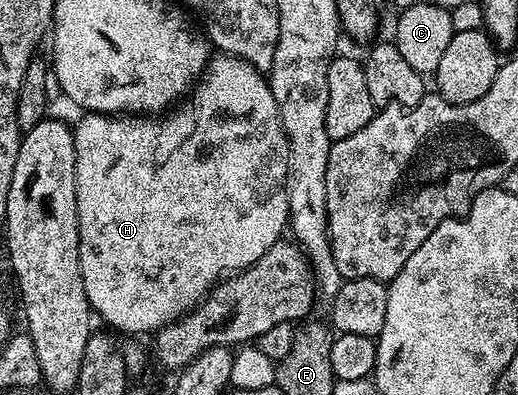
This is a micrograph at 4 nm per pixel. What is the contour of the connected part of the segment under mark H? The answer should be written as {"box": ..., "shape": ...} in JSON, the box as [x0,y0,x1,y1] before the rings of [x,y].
{"box":[73,54,290,334],"shape":[[[214,54],[210,57],[205,72],[198,77],[197,84],[192,91],[175,107],[165,114],[158,114],[151,118],[146,114],[103,114],[101,112],[91,112],[83,115],[83,120],[73,125],[74,149],[76,150],[76,206],[78,207],[78,257],[80,258],[80,274],[84,278],[84,294],[88,294],[88,302],[91,309],[102,320],[107,320],[111,324],[111,329],[119,328],[122,332],[147,332],[153,334],[165,324],[170,324],[173,320],[178,320],[185,312],[195,308],[202,300],[202,297],[219,283],[227,274],[241,272],[243,268],[251,268],[268,249],[283,239],[288,228],[290,219],[290,207],[286,197],[286,175],[288,174],[288,154],[290,153],[290,143],[286,141],[286,131],[282,129],[282,120],[278,117],[278,103],[276,98],[272,98],[267,77],[261,72],[257,72],[252,65],[244,62],[235,56],[225,54]]]}

